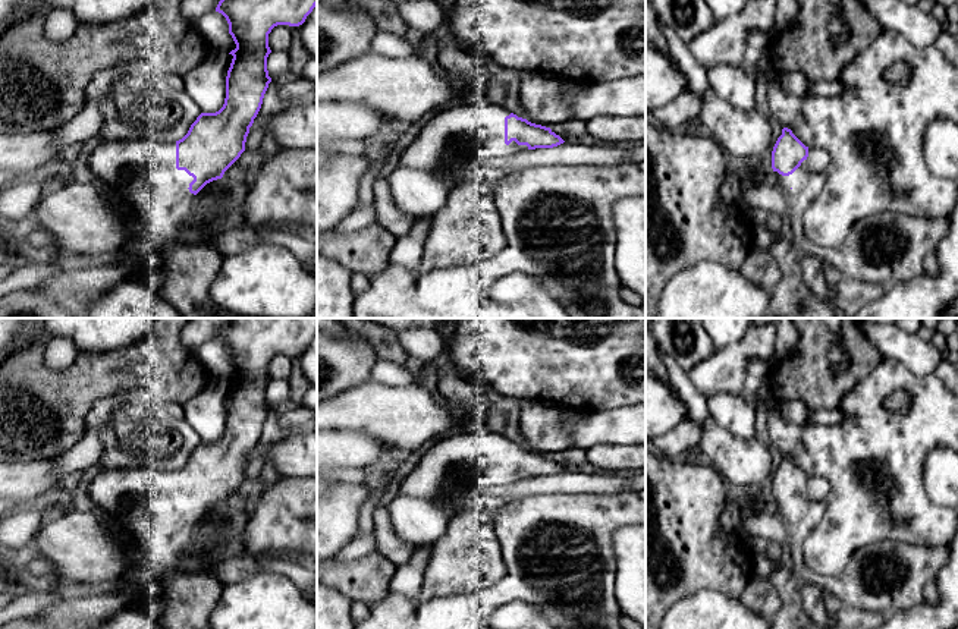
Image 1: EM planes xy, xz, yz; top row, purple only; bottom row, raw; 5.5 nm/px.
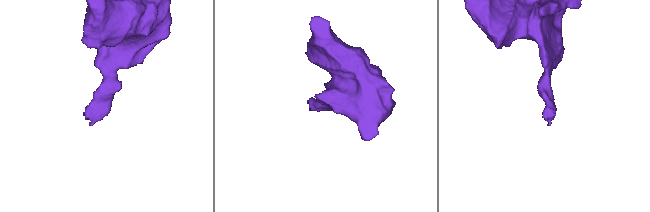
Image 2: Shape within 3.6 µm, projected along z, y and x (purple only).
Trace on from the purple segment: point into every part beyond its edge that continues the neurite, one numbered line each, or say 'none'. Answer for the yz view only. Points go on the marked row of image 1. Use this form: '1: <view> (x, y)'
1: yz (798, 179)

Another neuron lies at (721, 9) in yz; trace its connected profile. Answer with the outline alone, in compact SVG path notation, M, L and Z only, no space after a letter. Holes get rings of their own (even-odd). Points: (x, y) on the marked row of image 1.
M704 0L714 19L725 19L739 13L748 0Z

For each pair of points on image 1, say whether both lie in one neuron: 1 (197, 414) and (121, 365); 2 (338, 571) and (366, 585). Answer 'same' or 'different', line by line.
1: different
2: same

